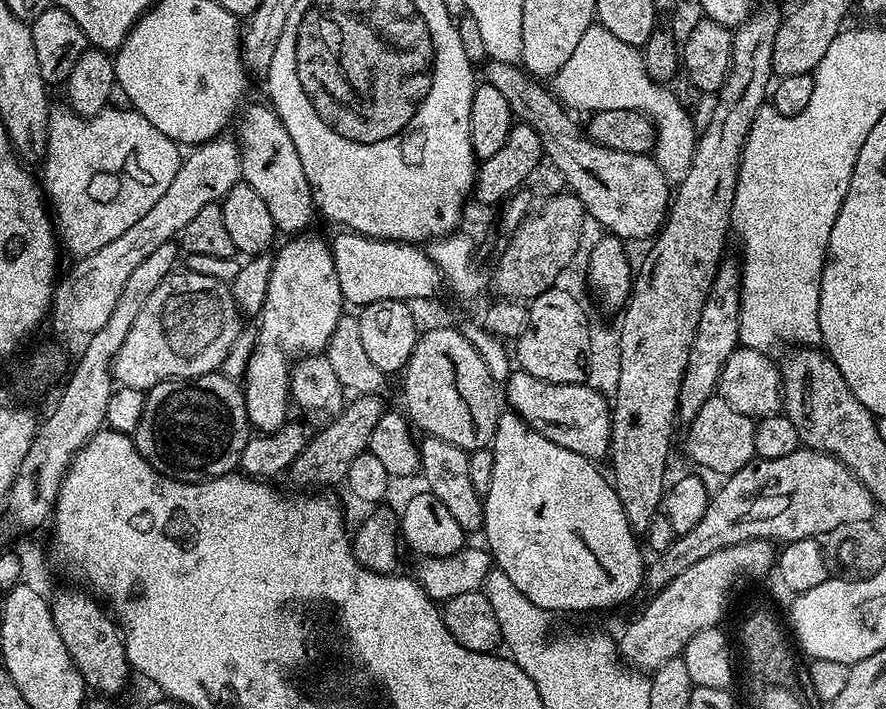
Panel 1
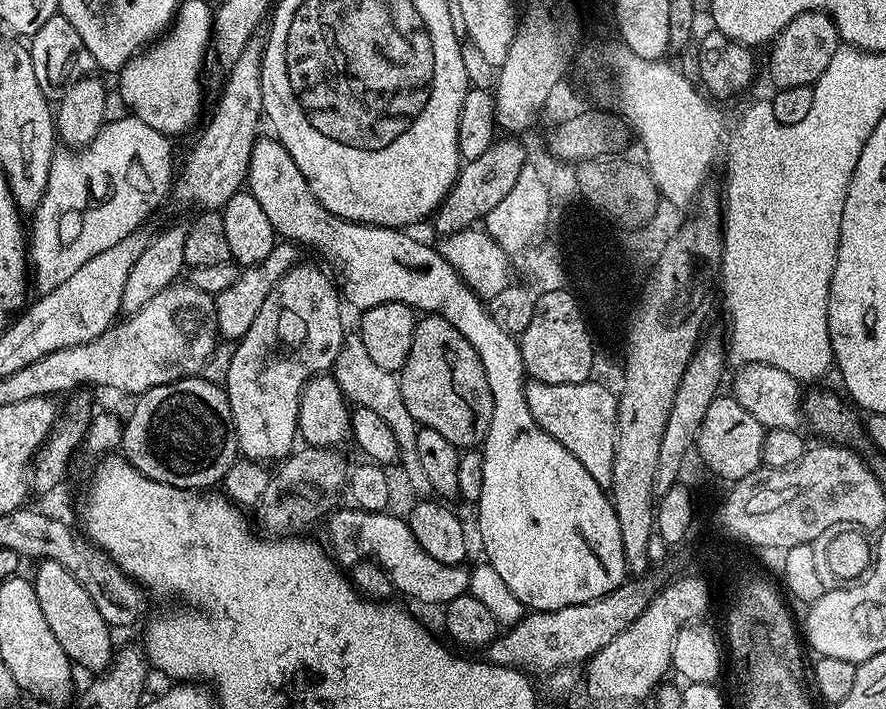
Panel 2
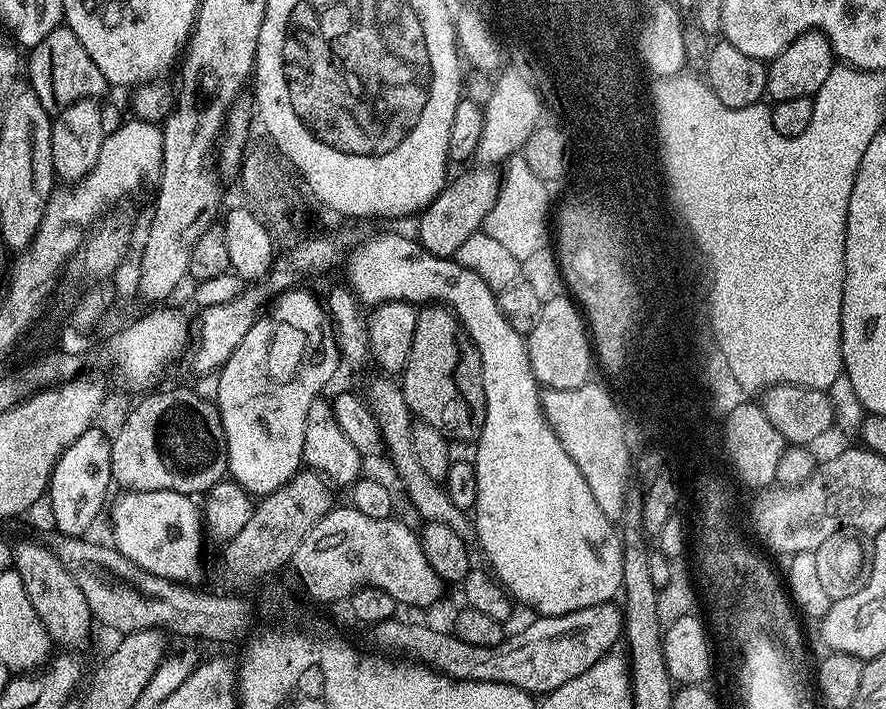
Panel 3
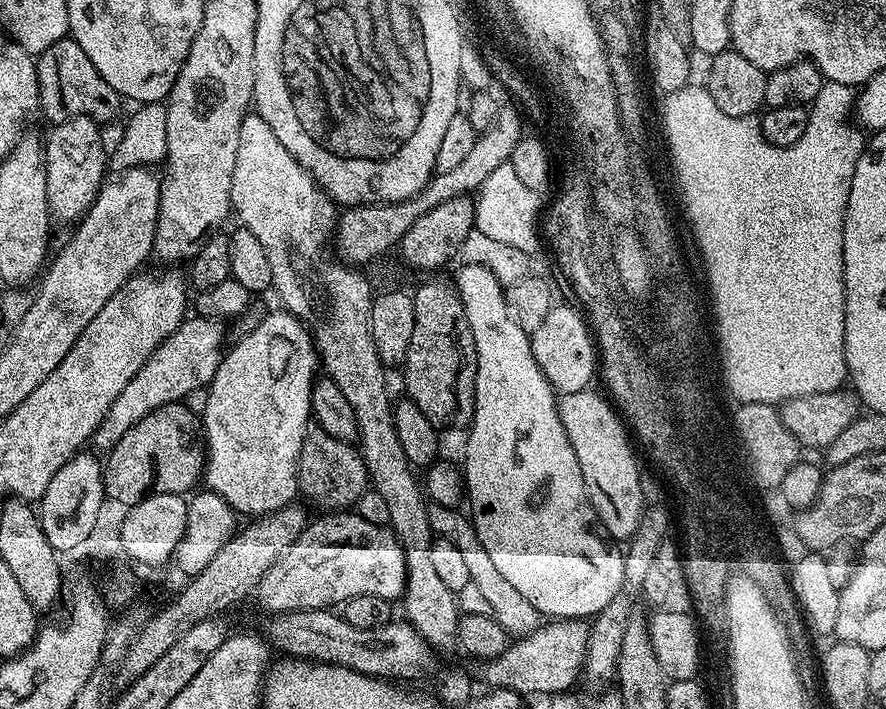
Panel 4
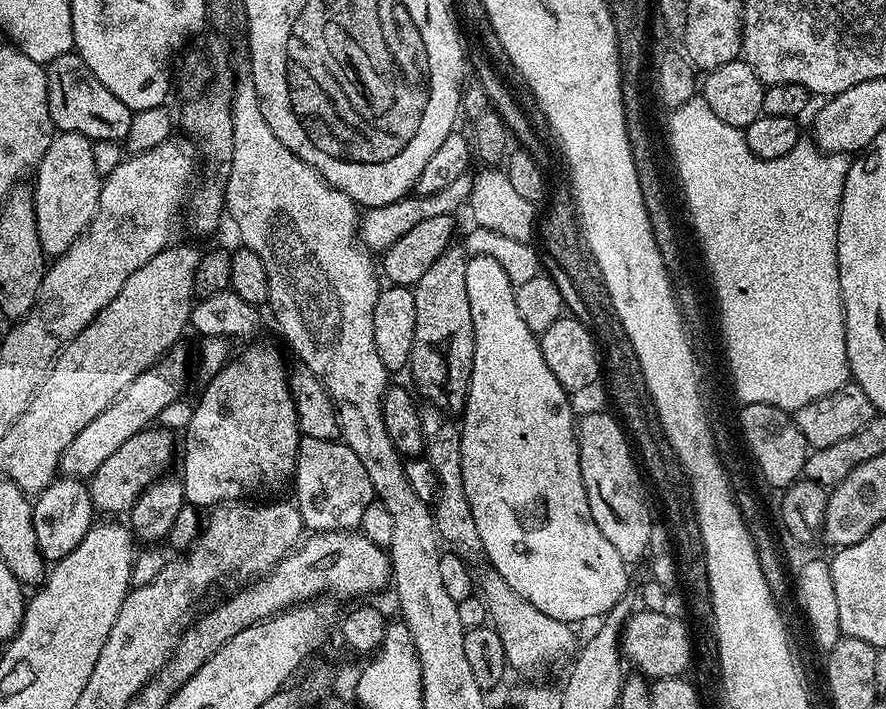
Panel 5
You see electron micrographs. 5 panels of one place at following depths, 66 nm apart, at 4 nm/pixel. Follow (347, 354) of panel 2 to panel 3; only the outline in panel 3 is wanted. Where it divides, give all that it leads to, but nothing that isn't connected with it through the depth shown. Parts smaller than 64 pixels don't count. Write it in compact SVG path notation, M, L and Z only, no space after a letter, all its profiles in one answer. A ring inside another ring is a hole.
M380 378L372 384L372 400L370 407L376 416L376 421L380 427L380 435L384 437L384 448L386 454L392 458L392 464L396 467L396 472L400 478L400 484L404 487L404 492L408 495L410 503L416 507L416 512L424 522L446 522L458 538L469 542L476 540L476 525L473 517L469 513L458 510L454 502L450 502L448 493L444 491L441 481L430 478L426 470L418 463L418 458L414 454L414 440L412 438L412 426L414 417L406 406L406 398L399 383L391 384L391 379Z

